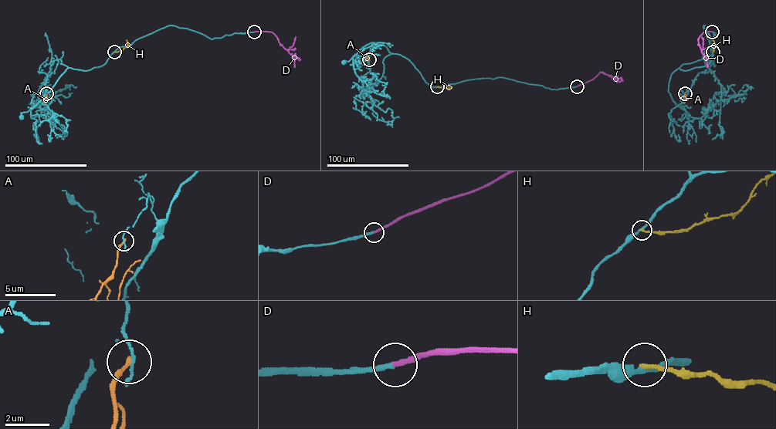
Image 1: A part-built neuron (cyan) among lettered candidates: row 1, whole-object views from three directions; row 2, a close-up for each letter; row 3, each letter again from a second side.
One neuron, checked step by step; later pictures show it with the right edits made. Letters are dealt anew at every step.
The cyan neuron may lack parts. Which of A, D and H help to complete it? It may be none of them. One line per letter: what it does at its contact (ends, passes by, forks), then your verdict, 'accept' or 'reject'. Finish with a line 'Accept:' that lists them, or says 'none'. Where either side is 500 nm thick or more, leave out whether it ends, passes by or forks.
A: it ends there; reject
D: it ends there; accept
H: it ends there; reject
Accept: D

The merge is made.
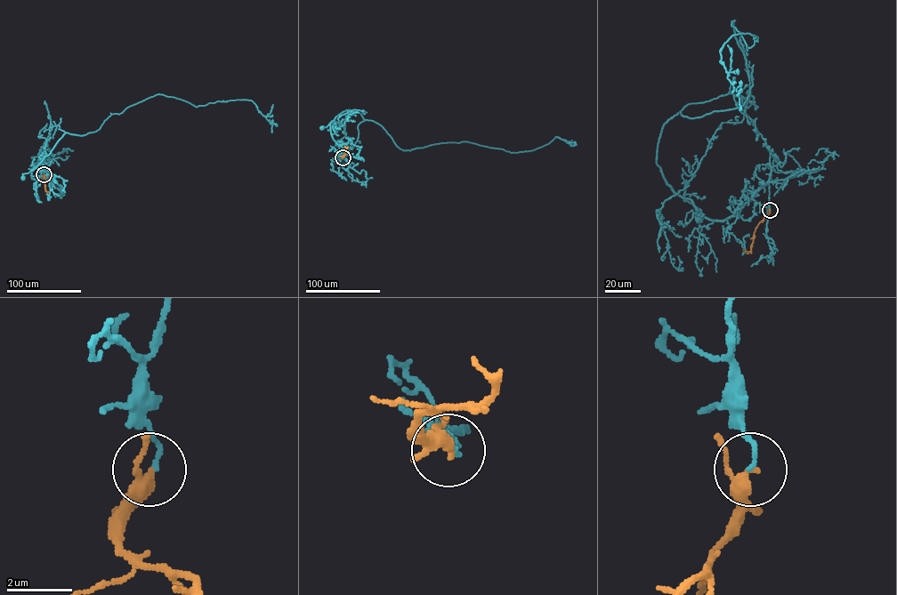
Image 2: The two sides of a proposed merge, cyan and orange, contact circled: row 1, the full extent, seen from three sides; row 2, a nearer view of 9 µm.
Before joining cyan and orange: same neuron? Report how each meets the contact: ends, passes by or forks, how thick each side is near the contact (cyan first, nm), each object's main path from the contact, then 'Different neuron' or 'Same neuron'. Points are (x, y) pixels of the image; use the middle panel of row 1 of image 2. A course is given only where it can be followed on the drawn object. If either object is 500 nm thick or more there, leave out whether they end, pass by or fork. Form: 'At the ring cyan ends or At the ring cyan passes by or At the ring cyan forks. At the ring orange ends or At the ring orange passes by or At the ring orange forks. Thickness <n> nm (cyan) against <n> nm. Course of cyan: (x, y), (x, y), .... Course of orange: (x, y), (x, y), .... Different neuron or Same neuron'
At the ring cyan ends. At the ring orange passes by. Thickness 120 nm (cyan) against 280 nm. Course of cyan: (343, 157), (339, 145), (331, 133), (332, 121), (321, 128). Course of orange: (343, 157), (348, 147). Different neuron

